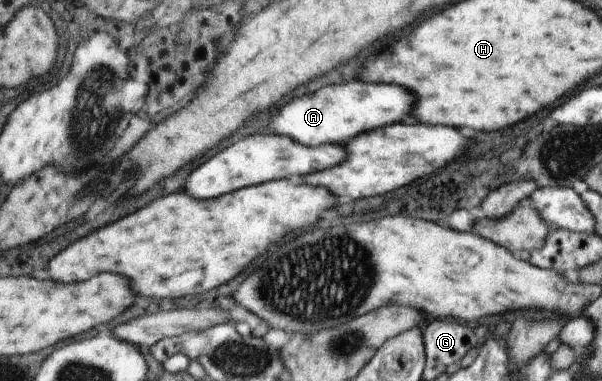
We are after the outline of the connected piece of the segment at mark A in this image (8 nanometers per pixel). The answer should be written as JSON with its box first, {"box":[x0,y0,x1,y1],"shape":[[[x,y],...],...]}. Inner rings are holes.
{"box":[273,81,415,146],"shape":[[[349,81],[343,85],[327,85],[313,95],[293,99],[281,109],[279,117],[273,121],[273,129],[275,133],[287,135],[306,146],[320,146],[326,143],[344,144],[357,135],[403,121],[407,115],[411,115],[413,105],[415,97],[405,87]]]}

